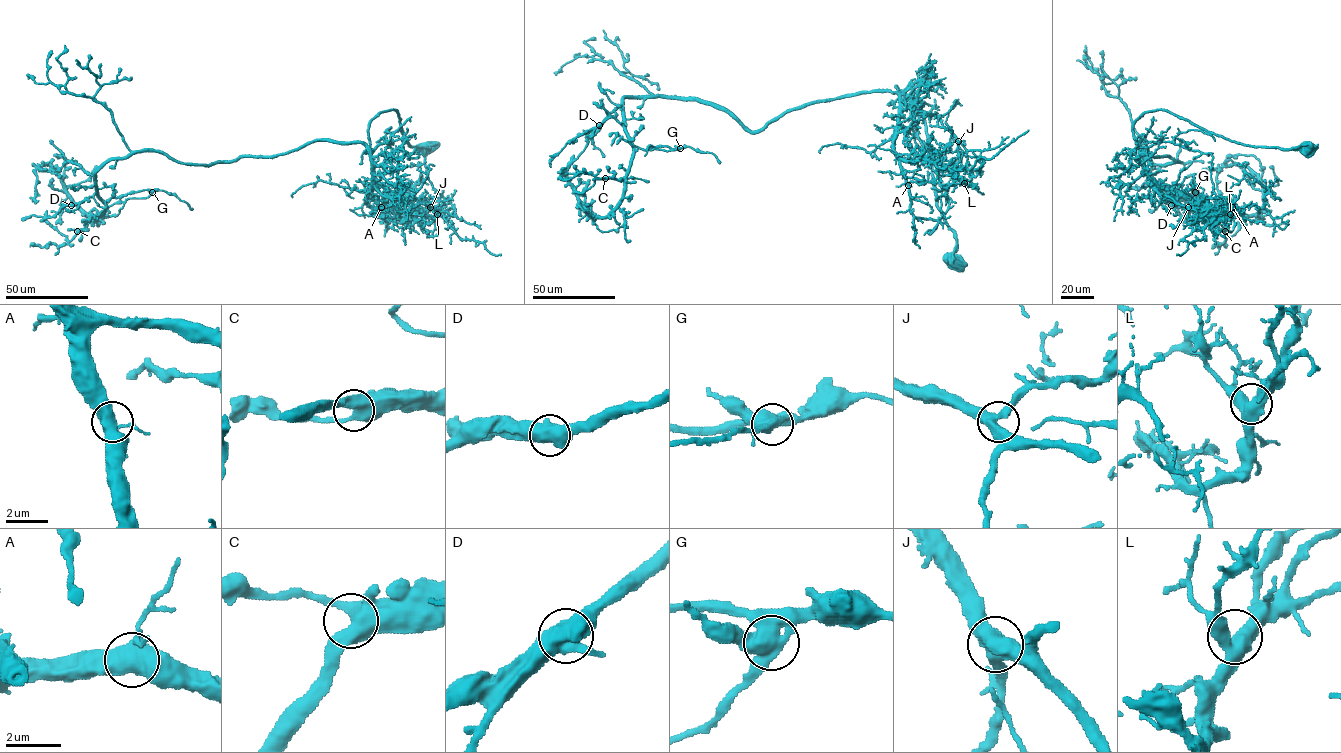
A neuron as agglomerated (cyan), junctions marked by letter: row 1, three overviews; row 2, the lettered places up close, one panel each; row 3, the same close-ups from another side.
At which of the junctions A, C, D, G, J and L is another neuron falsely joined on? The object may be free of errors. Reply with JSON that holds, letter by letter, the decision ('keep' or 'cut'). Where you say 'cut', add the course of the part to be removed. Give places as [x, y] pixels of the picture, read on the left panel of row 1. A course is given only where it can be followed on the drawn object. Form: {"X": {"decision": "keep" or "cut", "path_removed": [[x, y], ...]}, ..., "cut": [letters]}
{"A": {"decision": "keep"}, "C": {"decision": "keep"}, "D": {"decision": "keep"}, "G": {"decision": "cut", "path_removed": [[152, 192], [146, 197], [126, 200], [117, 216]]}, "J": {"decision": "keep"}, "L": {"decision": "keep"}, "cut": ["G"]}

